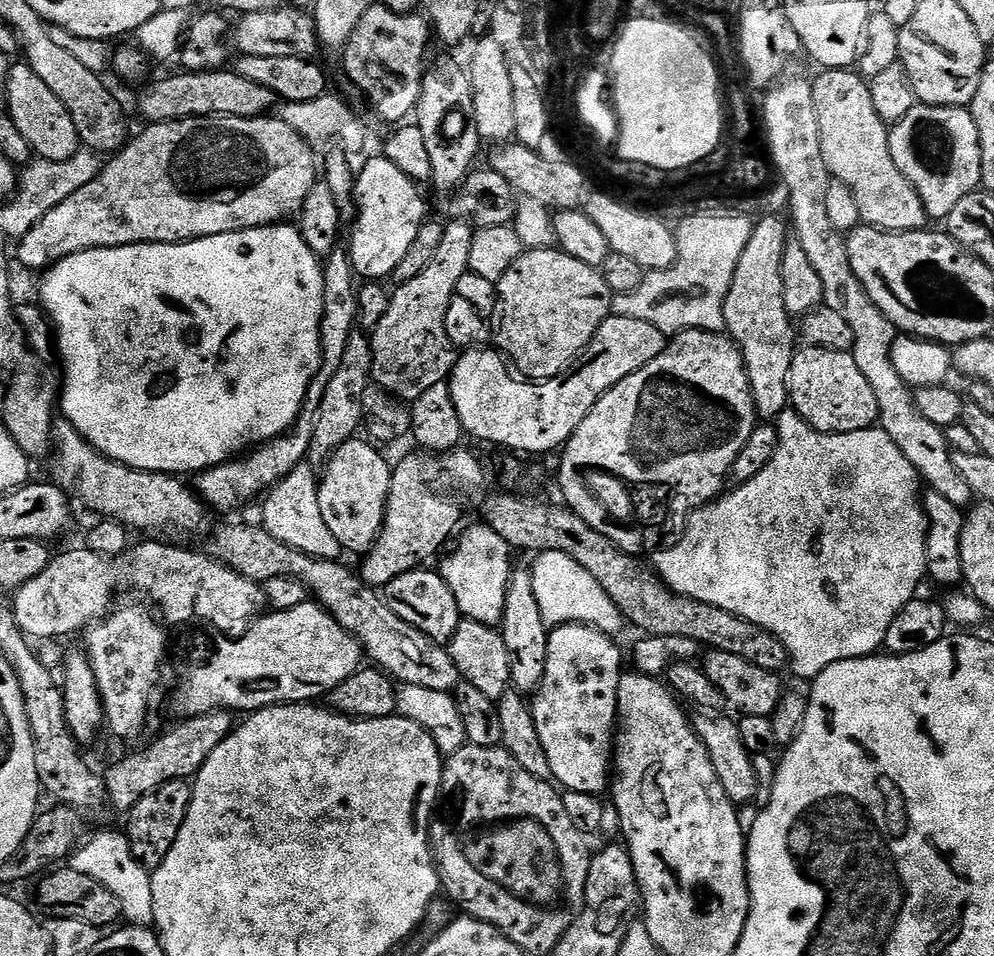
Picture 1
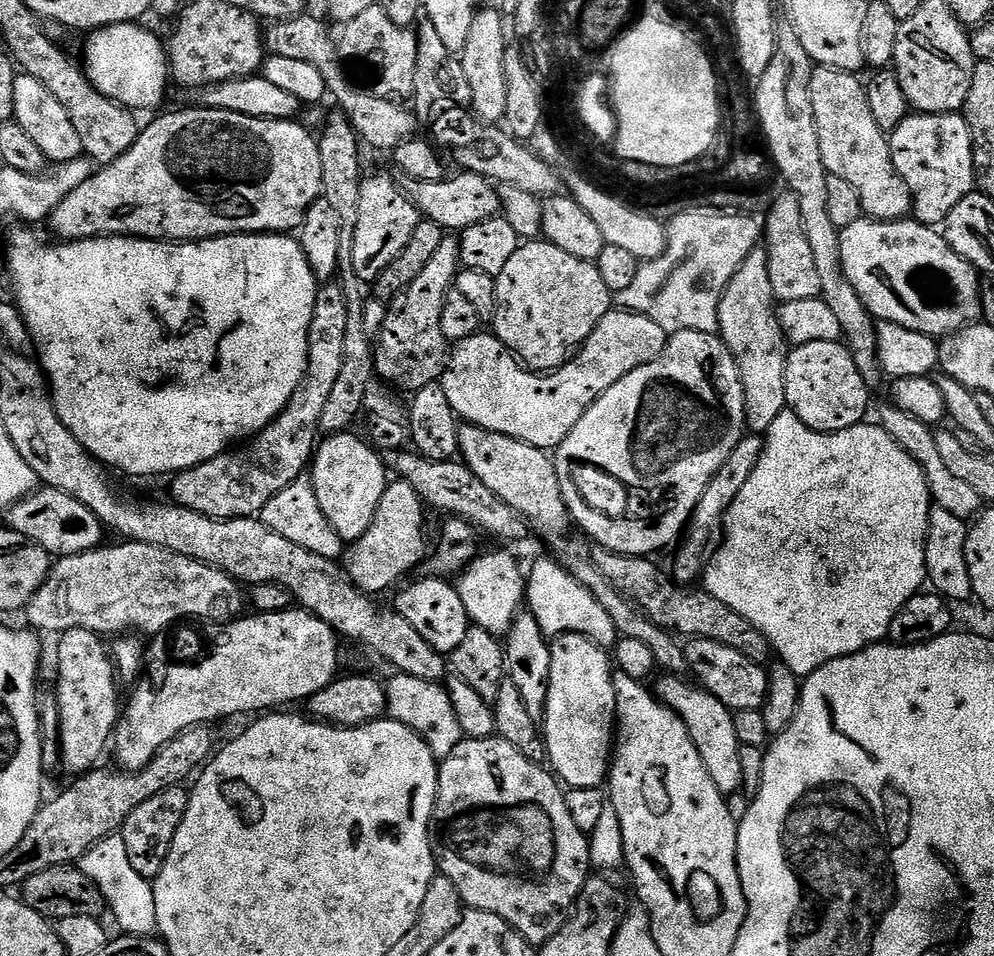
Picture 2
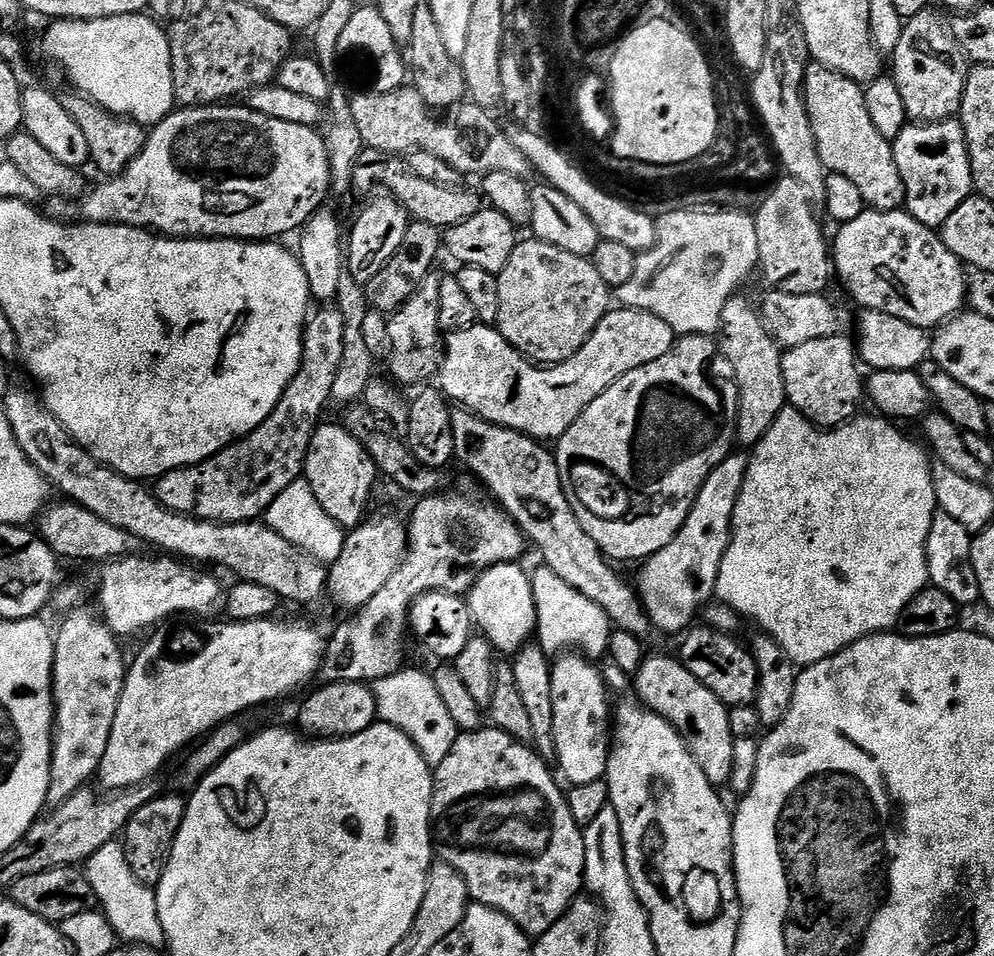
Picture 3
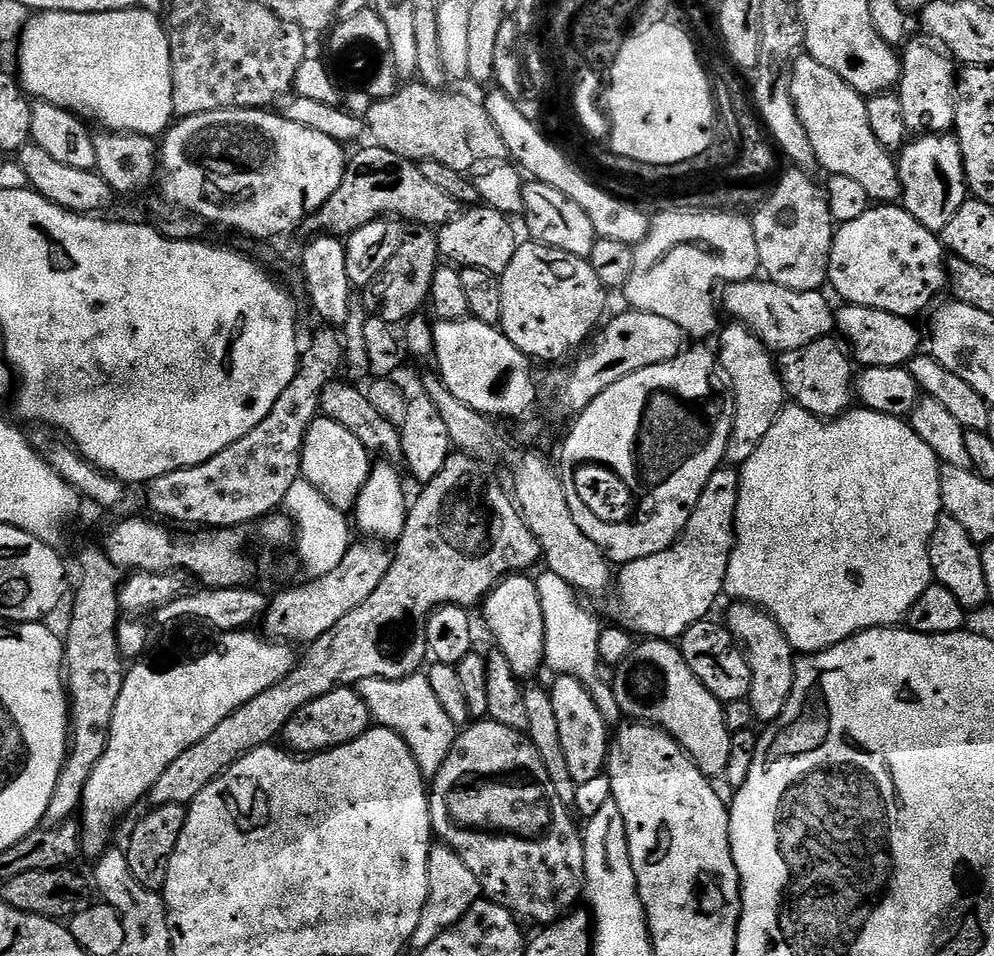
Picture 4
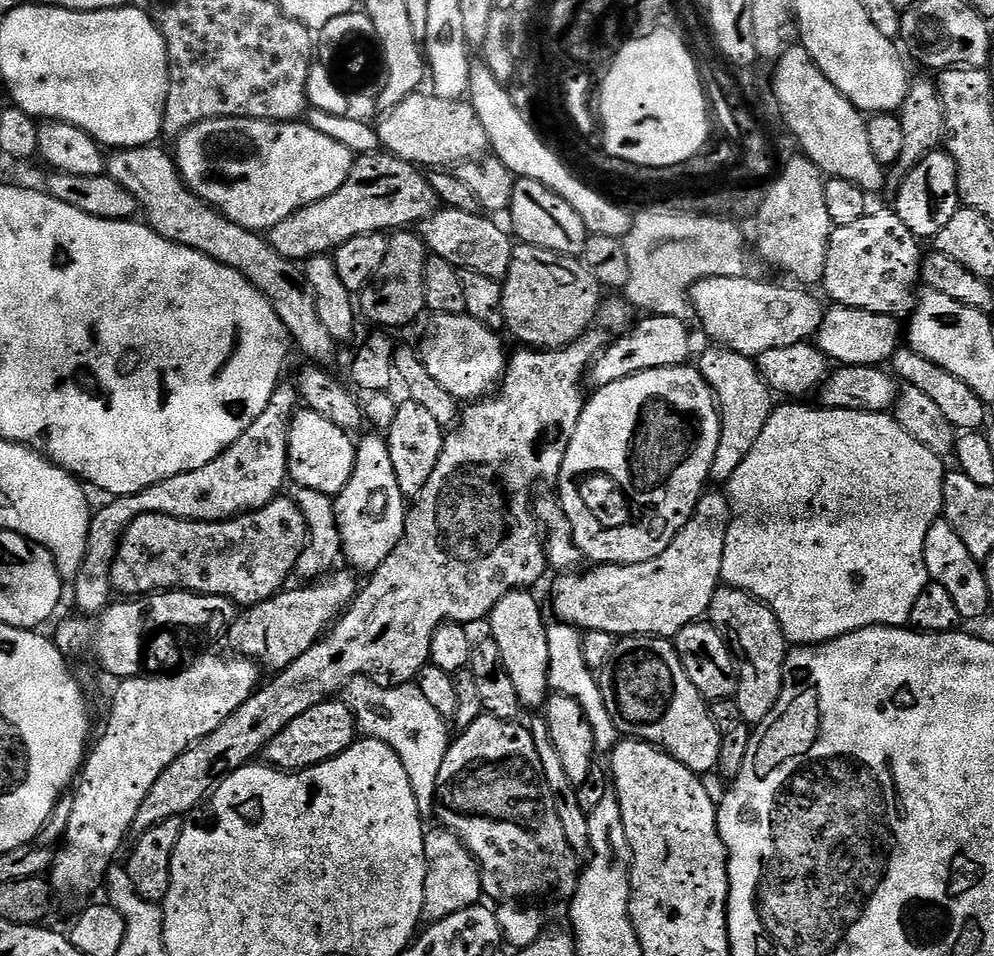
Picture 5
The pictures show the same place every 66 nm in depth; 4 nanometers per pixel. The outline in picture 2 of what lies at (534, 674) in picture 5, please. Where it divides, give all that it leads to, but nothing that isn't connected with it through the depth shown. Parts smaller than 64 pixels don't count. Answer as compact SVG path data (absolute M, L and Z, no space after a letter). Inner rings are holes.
M488 552L485 556L484 553L477 555L476 559L460 573L458 587L462 598L462 606L466 606L466 614L469 621L475 627L486 630L491 636L497 638L503 637L510 630L517 612L521 611L522 605L526 600L525 573L520 573L519 562L508 552Z

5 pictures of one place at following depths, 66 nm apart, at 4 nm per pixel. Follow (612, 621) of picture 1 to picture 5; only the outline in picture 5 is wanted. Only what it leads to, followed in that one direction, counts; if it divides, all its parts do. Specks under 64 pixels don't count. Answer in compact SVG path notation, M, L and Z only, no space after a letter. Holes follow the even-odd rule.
M563 622L553 623L549 627L547 641L550 647L549 687L559 695L574 698L583 708L587 720L595 734L597 753L611 753L619 744L620 728L607 700L605 689L599 686L595 671L585 661L583 633L572 625Z

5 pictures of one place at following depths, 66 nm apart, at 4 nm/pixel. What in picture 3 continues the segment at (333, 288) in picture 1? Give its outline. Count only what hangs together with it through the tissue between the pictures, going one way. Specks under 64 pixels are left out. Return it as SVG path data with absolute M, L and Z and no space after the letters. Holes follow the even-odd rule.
M336 306L317 308L320 309L309 315L304 326L300 368L270 418L218 454L159 477L154 484L154 495L162 506L215 524L247 524L259 521L282 490L304 476L308 447L321 423L324 407L332 400L331 391L343 352L340 309Z

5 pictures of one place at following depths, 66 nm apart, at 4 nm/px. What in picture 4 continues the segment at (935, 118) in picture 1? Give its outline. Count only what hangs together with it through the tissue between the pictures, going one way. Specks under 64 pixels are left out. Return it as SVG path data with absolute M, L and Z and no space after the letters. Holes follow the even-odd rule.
M955 135L916 136L900 149L898 167L903 208L931 232L943 233L950 218L954 218L954 214L958 214L958 210L970 196L968 180L964 176L962 154Z

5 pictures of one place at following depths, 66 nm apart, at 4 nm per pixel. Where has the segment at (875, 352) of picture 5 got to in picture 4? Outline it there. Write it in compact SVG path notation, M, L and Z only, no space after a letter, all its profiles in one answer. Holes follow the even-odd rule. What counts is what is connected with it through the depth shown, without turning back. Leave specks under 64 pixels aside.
M850 304L841 309L841 312L839 309L835 313L834 324L838 332L844 335L843 343L850 349L857 365L864 368L878 366L899 368L907 365L908 361L921 351L922 332L912 325L915 323L909 317L886 314L886 310L874 310L857 304Z

